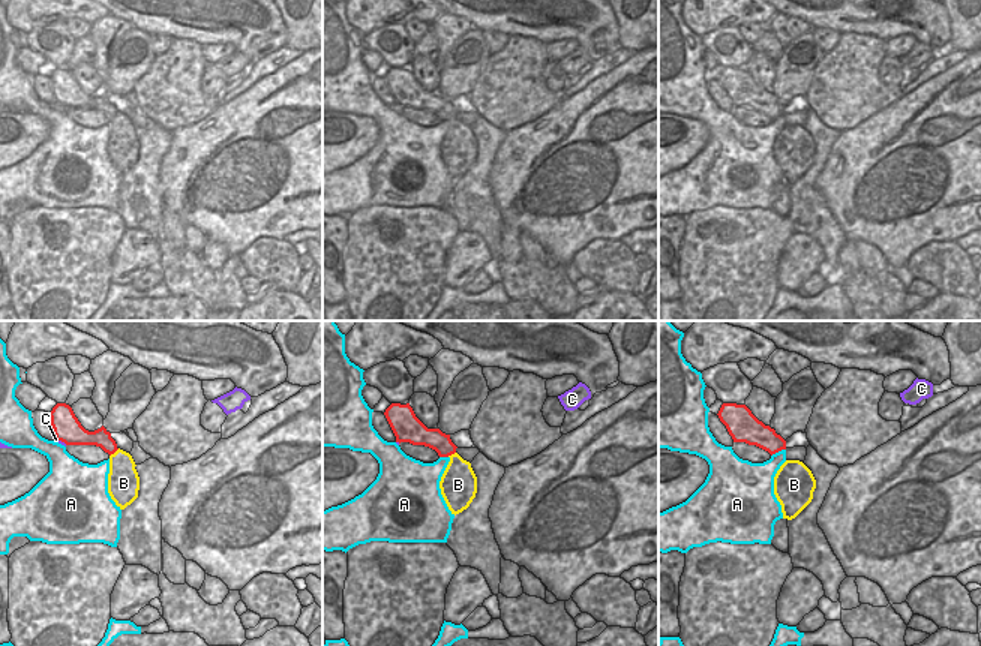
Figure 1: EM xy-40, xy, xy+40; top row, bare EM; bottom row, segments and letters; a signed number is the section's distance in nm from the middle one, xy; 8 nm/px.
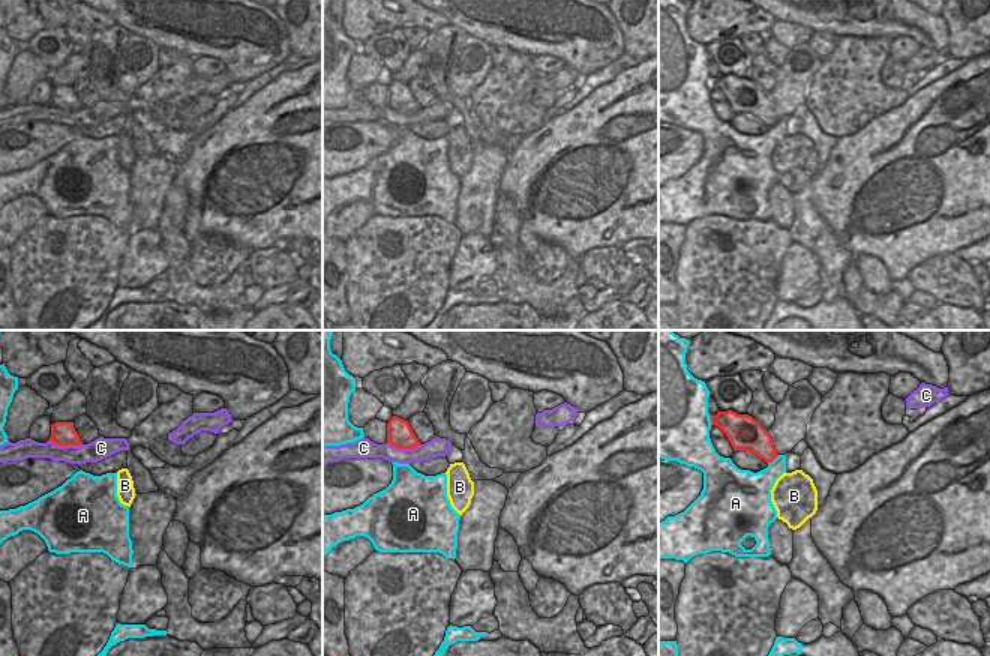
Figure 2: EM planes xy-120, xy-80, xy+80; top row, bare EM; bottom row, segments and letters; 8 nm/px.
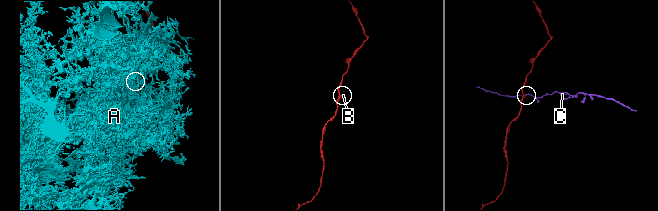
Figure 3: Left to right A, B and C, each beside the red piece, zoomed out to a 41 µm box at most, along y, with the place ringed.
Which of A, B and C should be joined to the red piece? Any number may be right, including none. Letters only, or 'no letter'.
B

